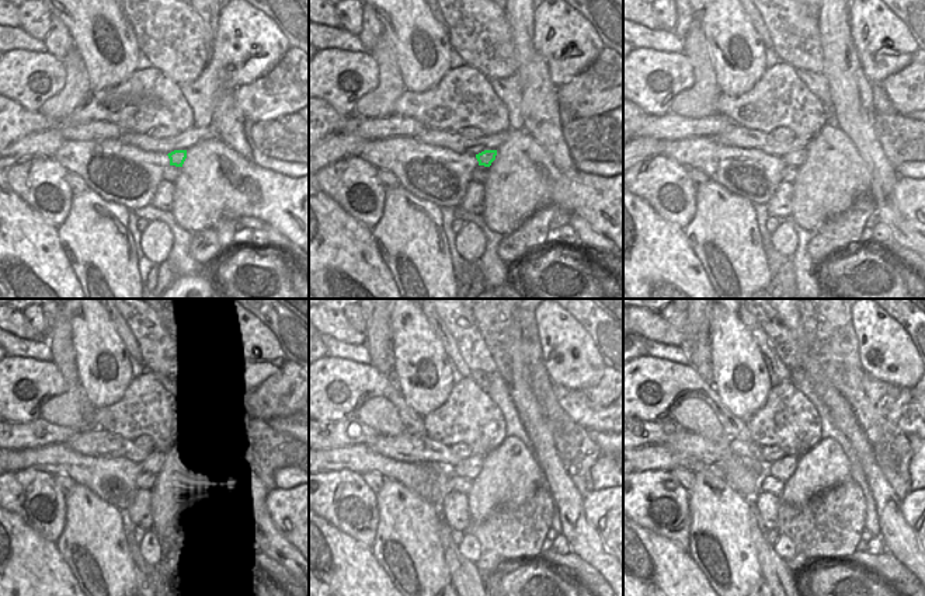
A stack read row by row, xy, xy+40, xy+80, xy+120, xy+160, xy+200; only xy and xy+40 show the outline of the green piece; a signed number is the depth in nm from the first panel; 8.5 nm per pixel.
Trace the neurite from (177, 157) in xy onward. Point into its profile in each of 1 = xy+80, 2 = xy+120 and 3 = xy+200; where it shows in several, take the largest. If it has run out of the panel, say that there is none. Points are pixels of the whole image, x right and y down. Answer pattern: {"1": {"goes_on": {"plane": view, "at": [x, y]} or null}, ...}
{"1": {"goes_on": {"plane": "xy+80", "at": [797, 157]}}, "2": {"goes_on": {"plane": "xy+120", "at": [155, 463]}}, "3": {"goes_on": {"plane": "xy+200", "at": [782, 469]}}}

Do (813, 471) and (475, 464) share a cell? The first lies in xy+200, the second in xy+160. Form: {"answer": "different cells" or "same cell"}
{"answer": "different cells"}

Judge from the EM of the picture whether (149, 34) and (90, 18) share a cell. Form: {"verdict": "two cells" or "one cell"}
{"verdict": "two cells"}

